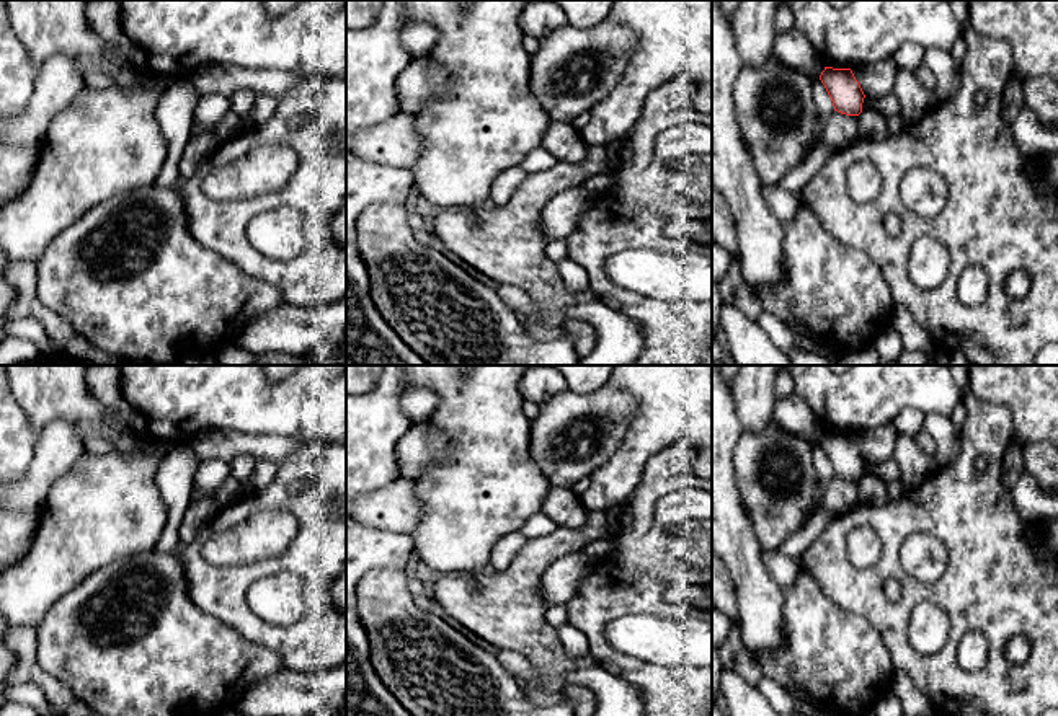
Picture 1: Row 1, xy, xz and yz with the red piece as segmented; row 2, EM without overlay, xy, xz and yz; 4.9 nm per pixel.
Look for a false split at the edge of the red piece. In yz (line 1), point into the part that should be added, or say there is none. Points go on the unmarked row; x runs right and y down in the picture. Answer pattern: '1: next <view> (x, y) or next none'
1: next none

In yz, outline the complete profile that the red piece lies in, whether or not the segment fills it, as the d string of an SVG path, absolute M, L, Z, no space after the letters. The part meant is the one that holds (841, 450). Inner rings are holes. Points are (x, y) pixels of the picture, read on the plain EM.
M825 432L820 440L834 476L846 481L859 481L862 478L864 457L851 434Z

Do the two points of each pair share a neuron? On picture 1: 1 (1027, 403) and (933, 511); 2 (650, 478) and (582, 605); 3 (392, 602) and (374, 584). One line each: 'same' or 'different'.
1: different
2: same
3: same

